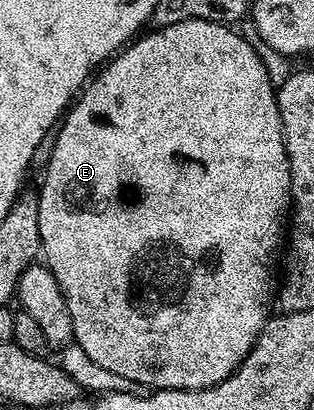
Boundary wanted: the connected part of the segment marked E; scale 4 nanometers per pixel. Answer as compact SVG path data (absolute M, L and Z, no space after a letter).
M189 19L181 23L173 23L164 29L152 28L151 33L144 32L142 35L136 36L126 48L116 53L92 76L82 92L78 94L74 104L66 110L65 116L54 134L54 137L56 136L55 146L51 149L51 158L48 156L45 161L45 172L41 177L43 186L38 186L37 189L39 194L39 226L43 240L41 253L44 258L47 256L45 264L57 279L57 283L61 287L61 295L65 295L65 307L69 307L69 319L73 319L74 344L80 345L101 367L113 371L113 375L121 375L121 379L133 379L133 383L151 391L160 389L208 389L224 381L249 355L249 351L255 345L255 340L259 338L265 327L267 318L272 316L271 303L273 307L273 302L277 297L277 270L281 265L281 246L285 241L285 218L291 209L289 155L285 151L281 117L278 114L276 86L273 83L271 85L271 77L267 74L267 65L259 58L258 51L241 34L234 33L231 29L234 28L227 23L206 21L205 19Z

